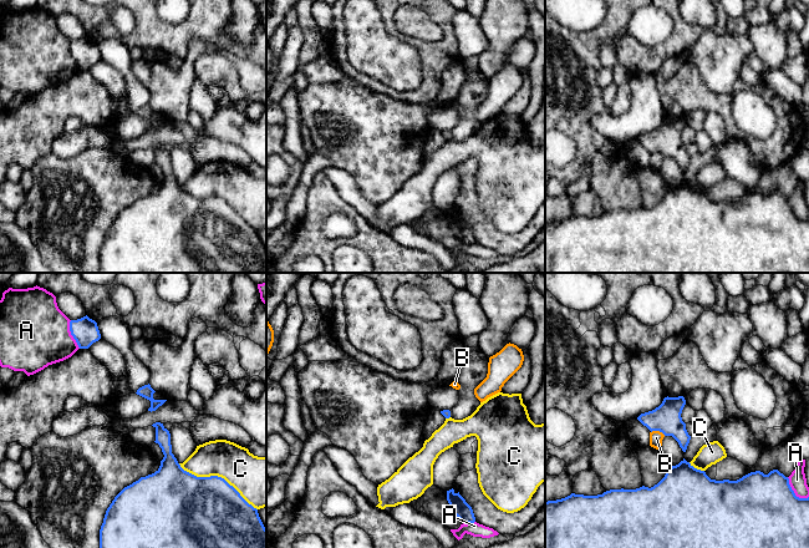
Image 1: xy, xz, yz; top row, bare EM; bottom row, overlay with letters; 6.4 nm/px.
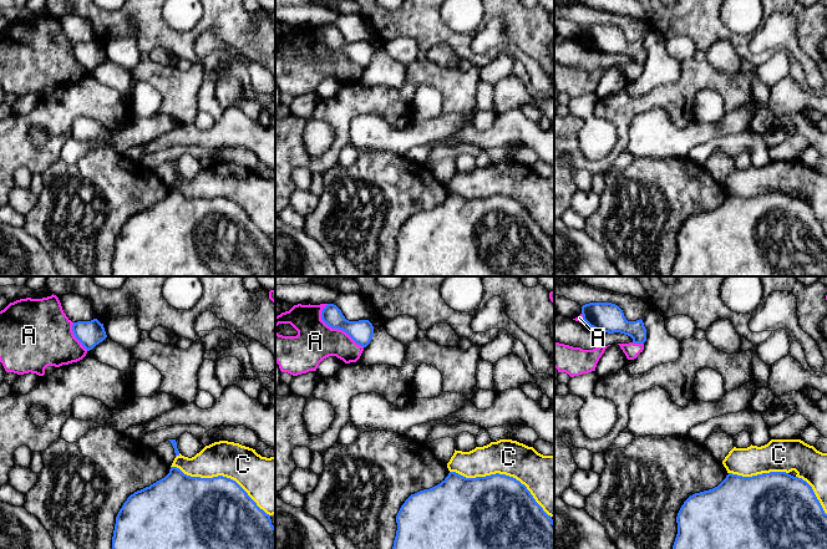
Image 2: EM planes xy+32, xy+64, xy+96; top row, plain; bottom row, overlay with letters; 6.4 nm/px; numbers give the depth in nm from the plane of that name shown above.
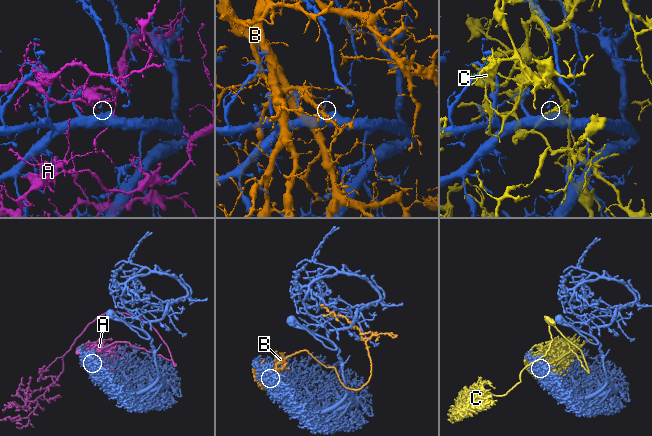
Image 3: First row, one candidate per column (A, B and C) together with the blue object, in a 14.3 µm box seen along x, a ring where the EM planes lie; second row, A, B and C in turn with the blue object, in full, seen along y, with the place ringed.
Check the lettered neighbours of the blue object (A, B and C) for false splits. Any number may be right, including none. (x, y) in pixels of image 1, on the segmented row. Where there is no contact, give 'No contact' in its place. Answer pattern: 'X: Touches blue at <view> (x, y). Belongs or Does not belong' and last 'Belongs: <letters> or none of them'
A: Touches blue at yz (793, 492). Does not belong
B: Touches blue at yz (659, 430). Does not belong
C: Touches blue at xy (217, 476). Does not belong
Belongs: none of them

